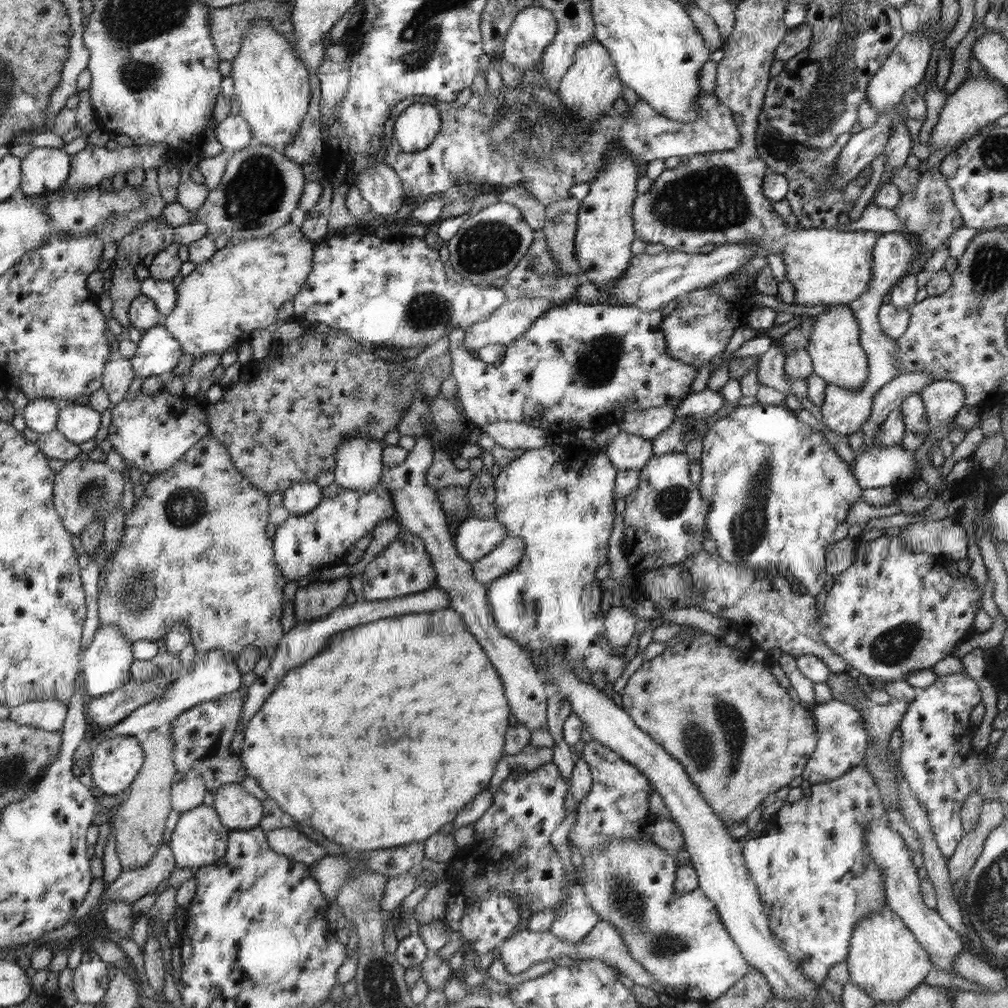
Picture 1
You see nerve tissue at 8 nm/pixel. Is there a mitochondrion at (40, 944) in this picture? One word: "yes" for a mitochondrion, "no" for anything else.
no

